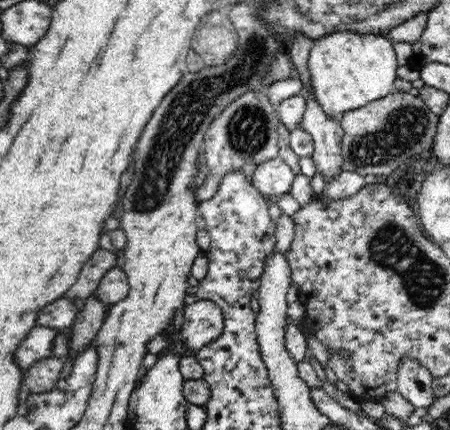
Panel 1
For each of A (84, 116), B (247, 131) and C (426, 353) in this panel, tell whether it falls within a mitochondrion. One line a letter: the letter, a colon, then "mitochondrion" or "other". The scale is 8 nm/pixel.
A: other
B: mitochondrion
C: other

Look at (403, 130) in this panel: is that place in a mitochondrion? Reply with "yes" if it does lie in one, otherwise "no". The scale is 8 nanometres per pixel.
yes

